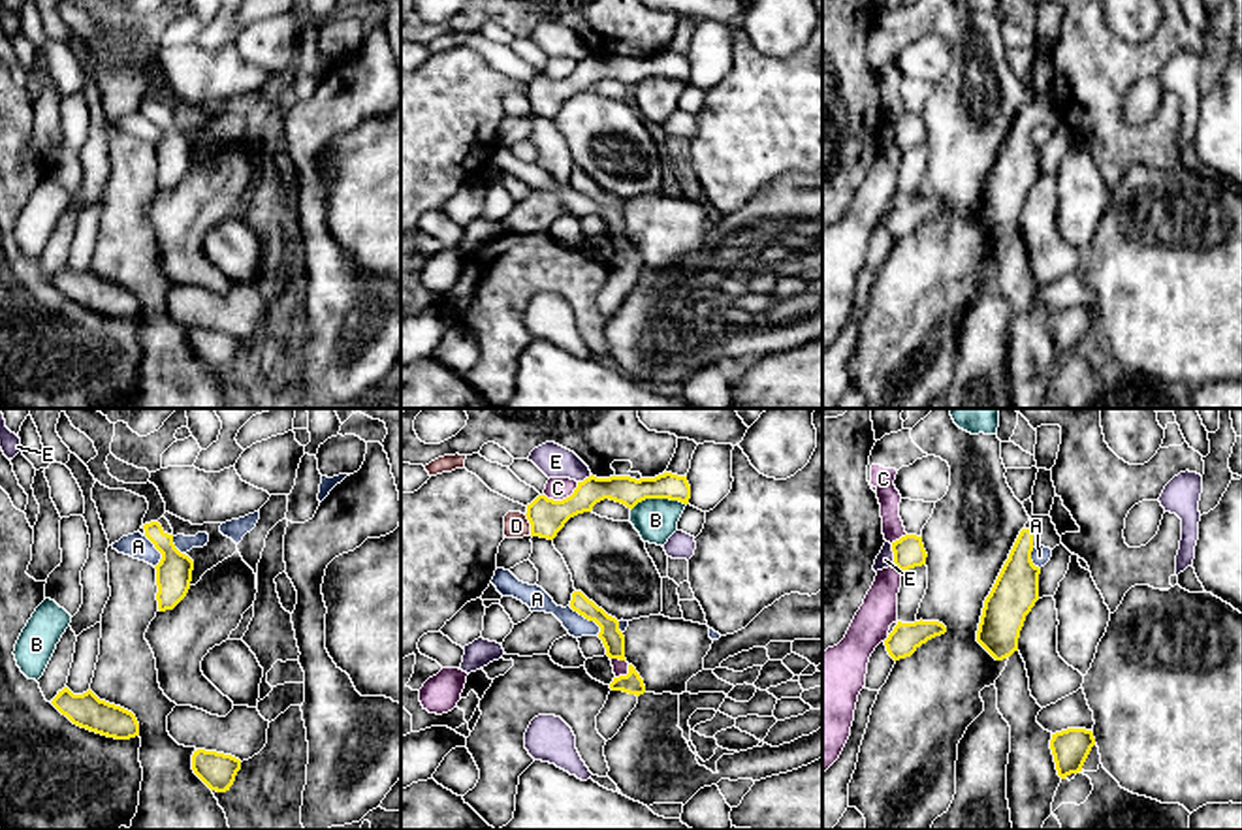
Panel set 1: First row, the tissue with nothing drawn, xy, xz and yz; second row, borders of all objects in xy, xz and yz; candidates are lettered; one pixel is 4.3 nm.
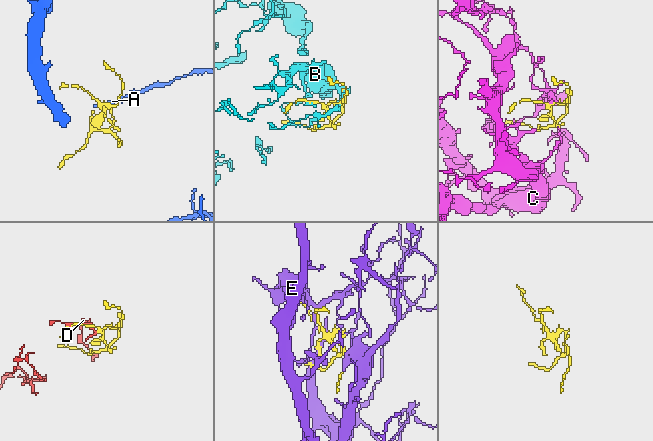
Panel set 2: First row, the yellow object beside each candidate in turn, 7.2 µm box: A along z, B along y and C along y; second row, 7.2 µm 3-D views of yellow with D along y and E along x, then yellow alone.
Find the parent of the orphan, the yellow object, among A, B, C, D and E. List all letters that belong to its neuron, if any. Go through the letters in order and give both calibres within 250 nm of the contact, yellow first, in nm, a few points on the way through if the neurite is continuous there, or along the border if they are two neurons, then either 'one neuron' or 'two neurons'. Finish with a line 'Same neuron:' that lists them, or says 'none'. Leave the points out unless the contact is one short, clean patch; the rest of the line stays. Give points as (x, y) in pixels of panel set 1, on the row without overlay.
A: 90 nm thick on the yellow side, 100 nm on the other; border along xz (569, 185), (591, 198), (599, 206), (599, 213); two neurons
B: 120 nm thick on the yellow side, 180 nm on the other; two neurons
C: 160 nm thick on the yellow side, 100 nm on the other; two neurons
D: 160 nm thick on the yellow side, 110 nm on the other; two neurons
E: 130 nm thick on the yellow side, 70 nm on the other; two neurons
Same neuron: none

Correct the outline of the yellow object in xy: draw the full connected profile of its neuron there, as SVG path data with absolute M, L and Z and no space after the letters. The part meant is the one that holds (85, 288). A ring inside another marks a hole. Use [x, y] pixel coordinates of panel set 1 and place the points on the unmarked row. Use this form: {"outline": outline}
{"outline": "M64 265L51 282L73 303L90 311L115 318L139 314L139 301L132 290L100 279L90 267L83 273L73 273Z"}

